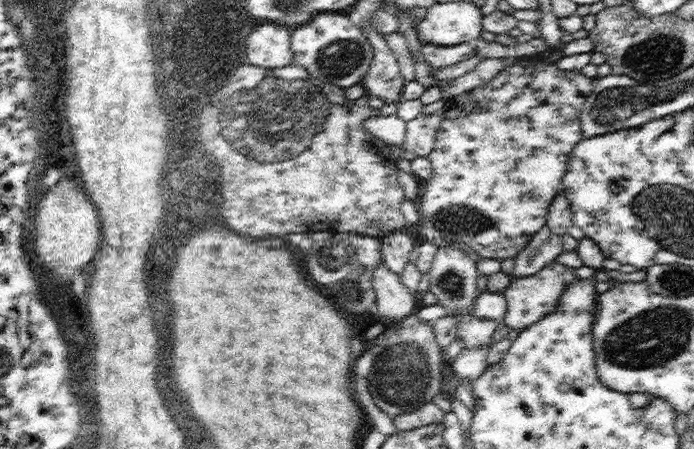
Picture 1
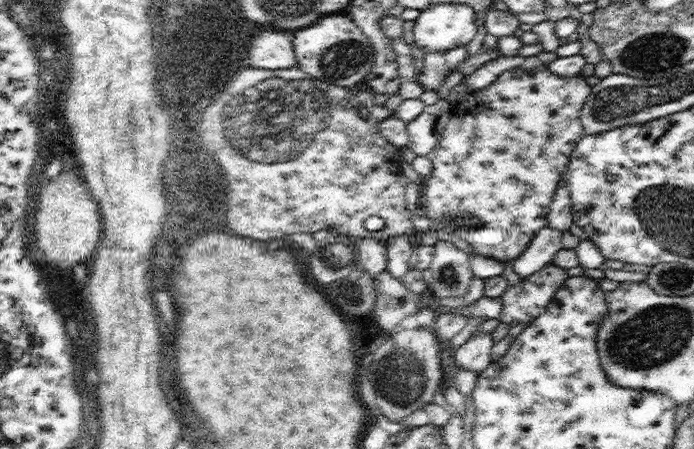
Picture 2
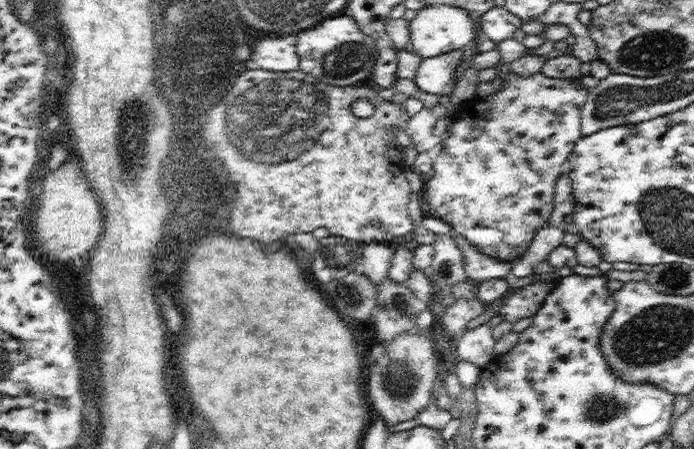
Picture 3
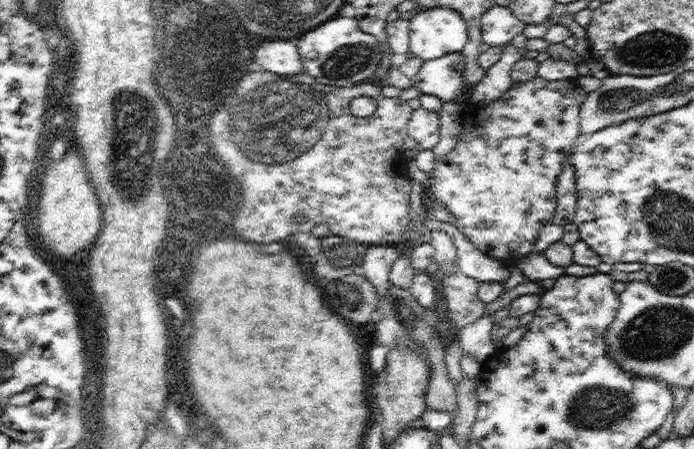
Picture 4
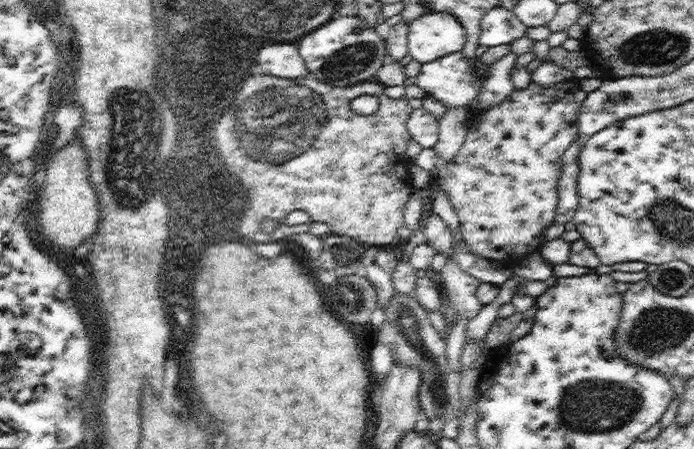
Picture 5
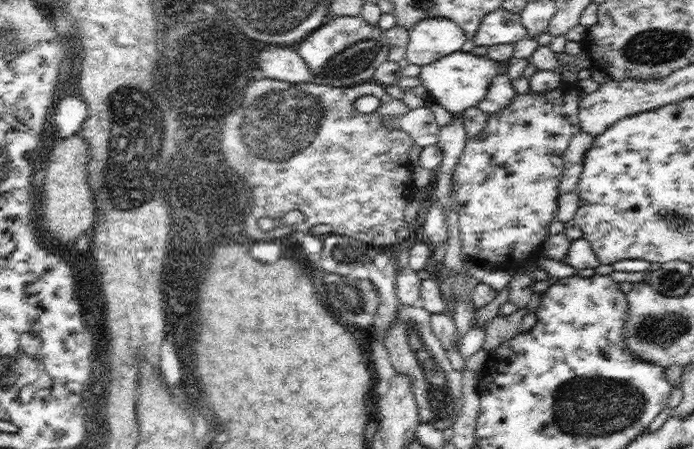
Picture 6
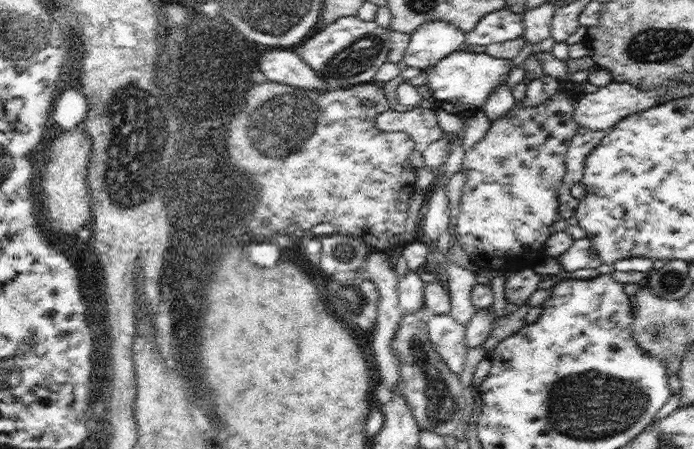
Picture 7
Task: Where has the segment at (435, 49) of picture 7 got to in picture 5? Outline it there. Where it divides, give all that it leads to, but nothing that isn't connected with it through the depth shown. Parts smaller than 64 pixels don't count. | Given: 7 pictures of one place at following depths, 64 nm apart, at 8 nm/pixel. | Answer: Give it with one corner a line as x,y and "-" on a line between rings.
431,12
413,20
407,38
407,60
421,64
463,52
467,36
449,12

